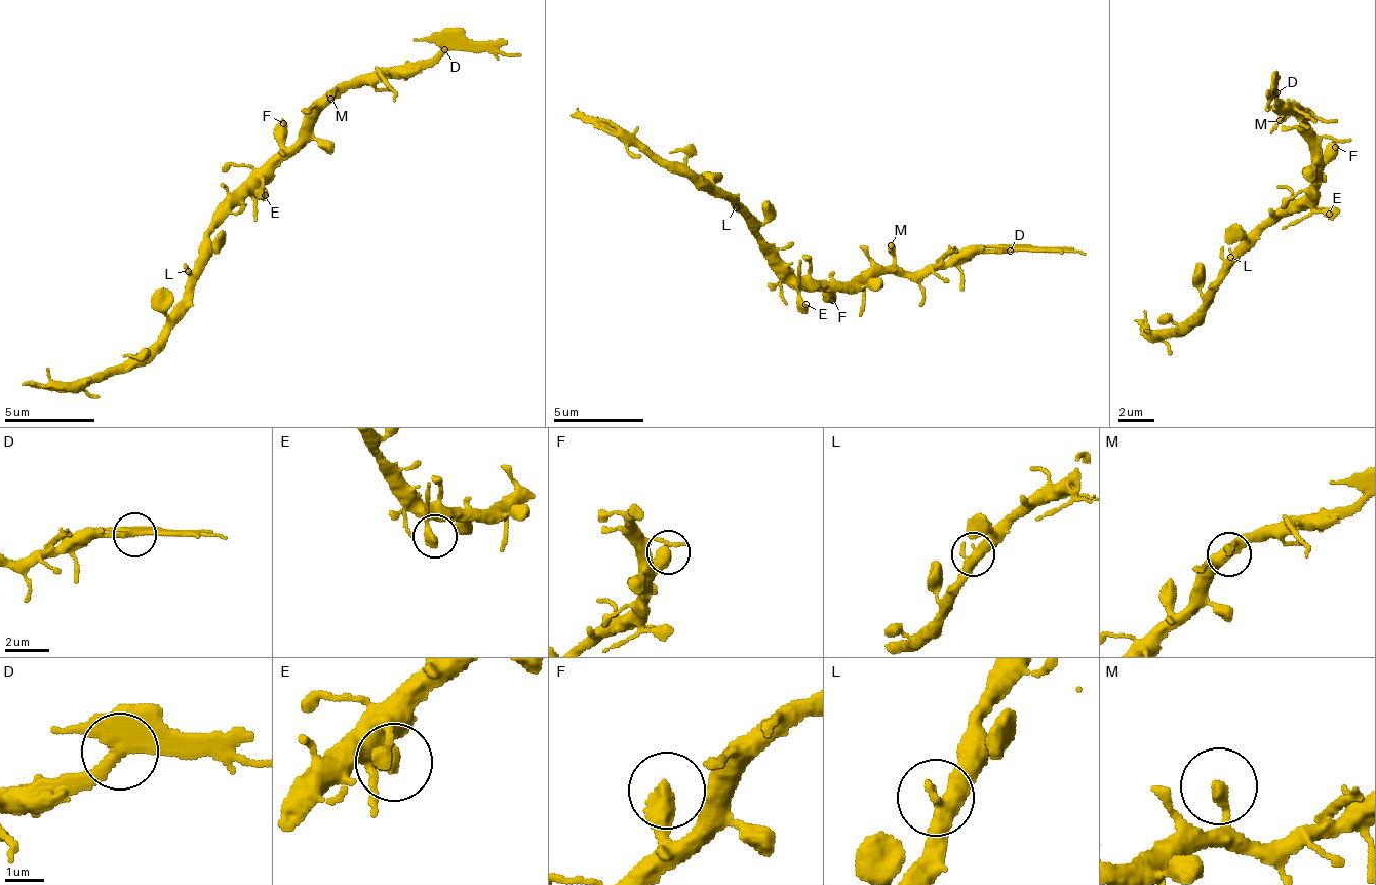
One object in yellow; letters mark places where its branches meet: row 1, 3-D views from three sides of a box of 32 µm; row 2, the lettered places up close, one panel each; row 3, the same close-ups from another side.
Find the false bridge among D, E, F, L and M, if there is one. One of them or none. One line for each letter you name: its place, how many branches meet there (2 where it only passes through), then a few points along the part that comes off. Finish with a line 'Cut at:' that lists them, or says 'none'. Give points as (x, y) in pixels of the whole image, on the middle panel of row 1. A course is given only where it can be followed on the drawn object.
D: (1010, 251) | 3 | (1009, 253), (1084, 255)
Cut at: D

